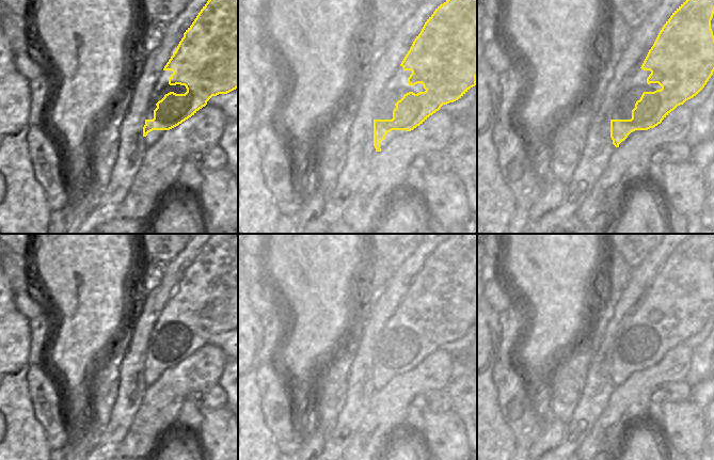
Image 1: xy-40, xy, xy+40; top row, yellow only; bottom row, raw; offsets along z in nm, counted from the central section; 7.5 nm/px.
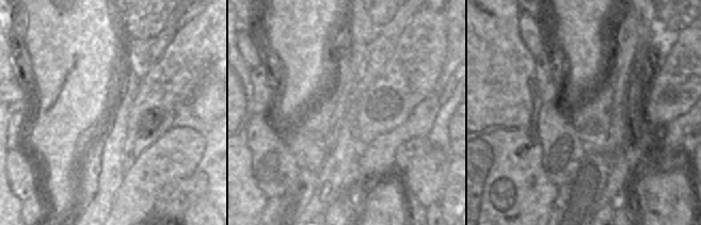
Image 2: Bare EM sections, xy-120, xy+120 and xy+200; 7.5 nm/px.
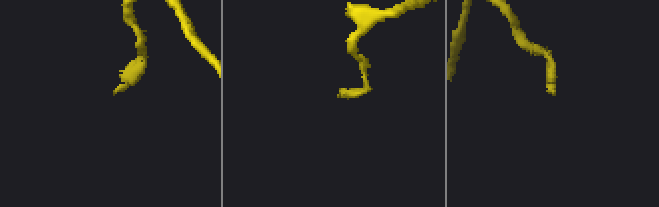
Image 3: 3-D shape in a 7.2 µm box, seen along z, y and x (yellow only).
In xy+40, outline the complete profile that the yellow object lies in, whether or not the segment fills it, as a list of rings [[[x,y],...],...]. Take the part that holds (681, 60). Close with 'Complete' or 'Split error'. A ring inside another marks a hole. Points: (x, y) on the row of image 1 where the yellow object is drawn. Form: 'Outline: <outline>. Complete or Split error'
Outline: [[[686,0],[666,21],[640,67],[651,72],[647,83],[659,83],[662,89],[644,92],[632,110],[631,120],[610,120],[610,138],[616,147],[631,132],[648,130],[661,124],[678,106],[704,88],[714,72],[714,35],[711,29],[713,14],[714,0]]]. Complete

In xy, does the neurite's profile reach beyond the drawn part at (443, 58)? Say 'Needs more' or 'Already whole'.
Already whole

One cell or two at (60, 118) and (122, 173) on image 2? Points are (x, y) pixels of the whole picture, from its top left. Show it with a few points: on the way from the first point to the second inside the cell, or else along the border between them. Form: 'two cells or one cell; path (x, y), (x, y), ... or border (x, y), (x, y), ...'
two cells; border (106, 161), (101, 186)

